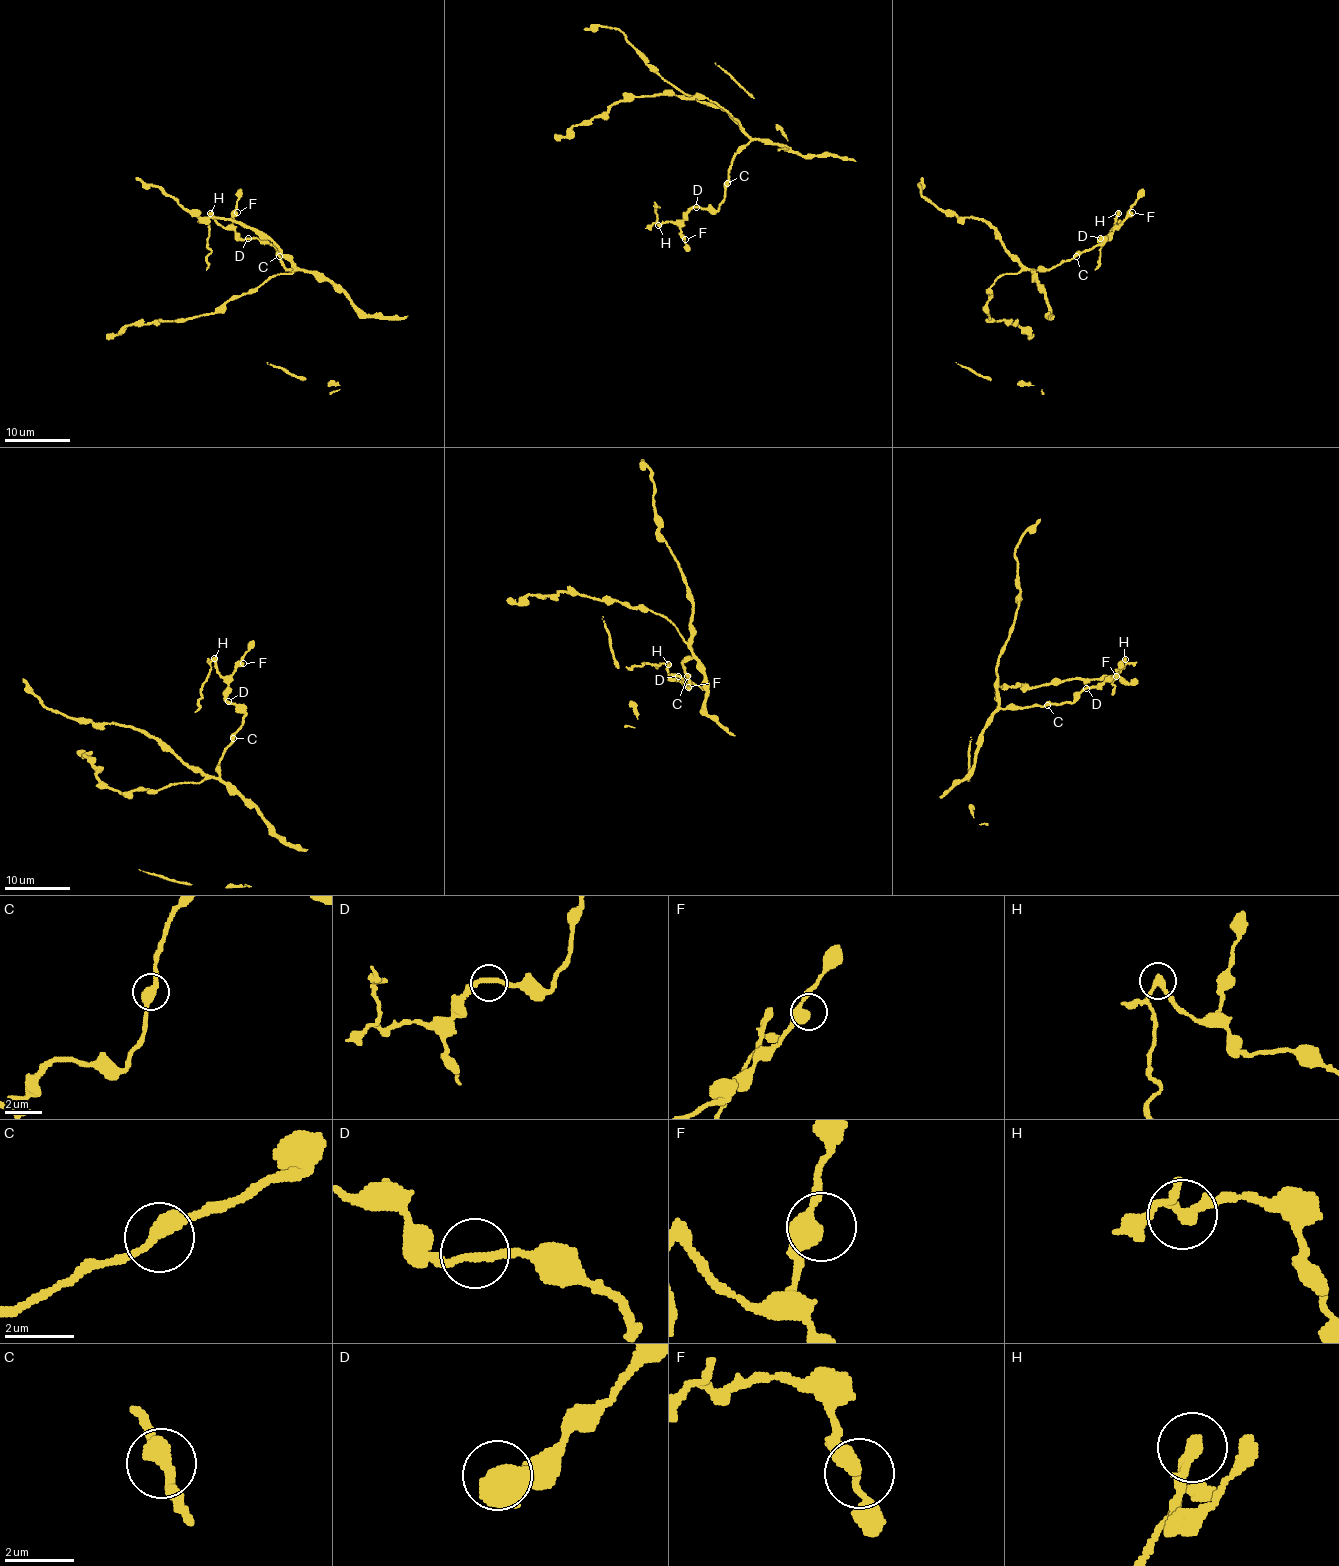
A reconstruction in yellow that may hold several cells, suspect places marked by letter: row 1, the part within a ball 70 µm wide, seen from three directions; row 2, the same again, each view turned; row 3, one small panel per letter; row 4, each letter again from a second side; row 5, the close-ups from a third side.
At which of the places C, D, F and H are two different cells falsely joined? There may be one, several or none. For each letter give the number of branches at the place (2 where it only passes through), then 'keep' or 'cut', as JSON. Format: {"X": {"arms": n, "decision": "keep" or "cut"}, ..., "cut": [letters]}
{"C": {"arms": 2, "decision": "keep"}, "D": {"arms": 2, "decision": "keep"}, "F": {"arms": 2, "decision": "keep"}, "H": {"arms": 2, "decision": "cut"}, "cut": ["H"]}

